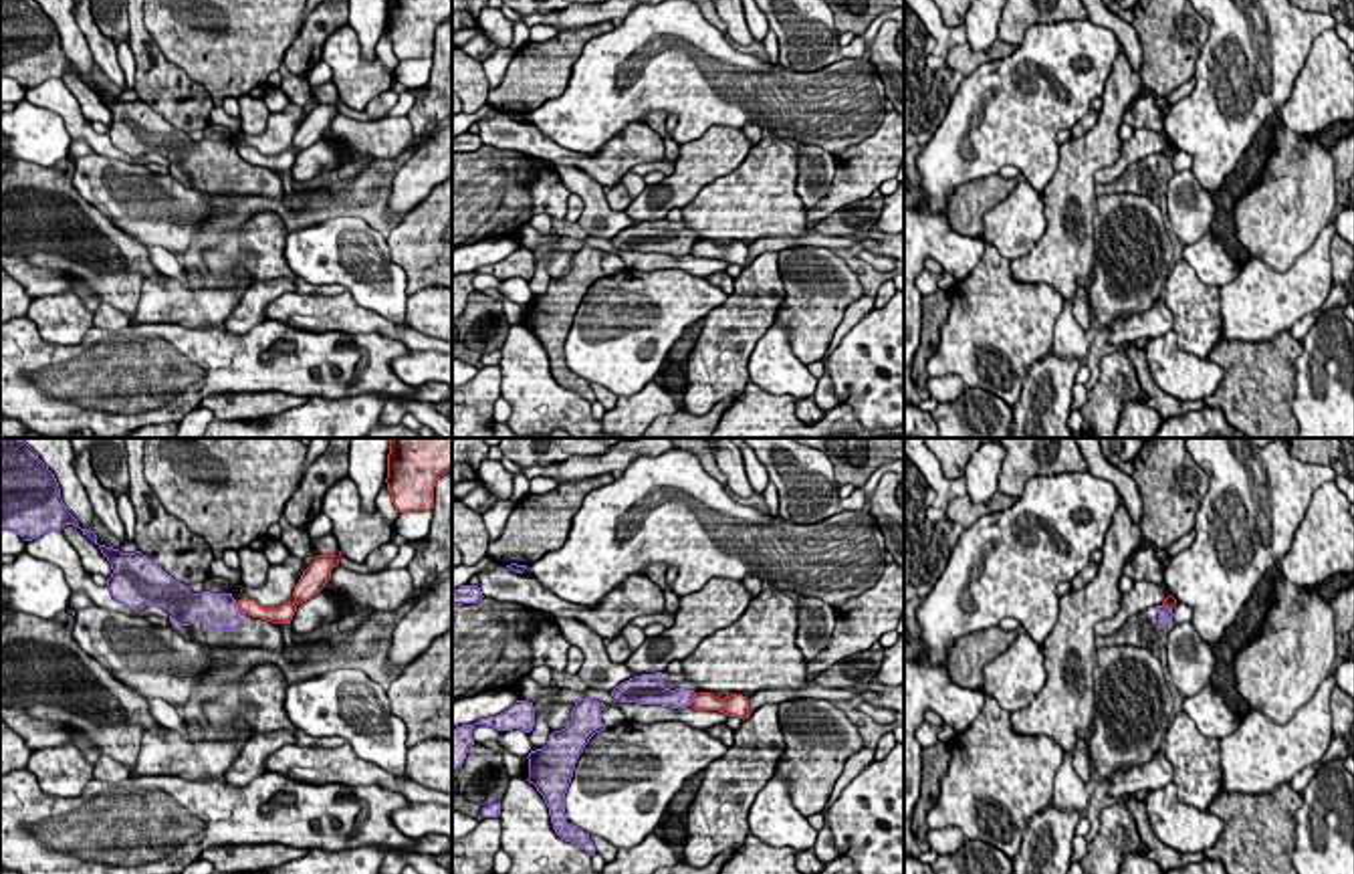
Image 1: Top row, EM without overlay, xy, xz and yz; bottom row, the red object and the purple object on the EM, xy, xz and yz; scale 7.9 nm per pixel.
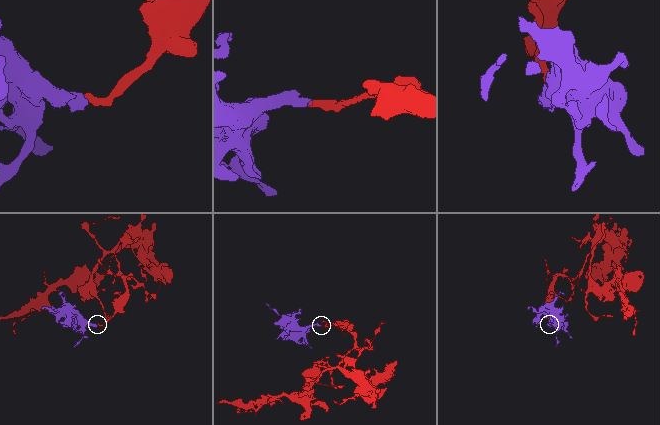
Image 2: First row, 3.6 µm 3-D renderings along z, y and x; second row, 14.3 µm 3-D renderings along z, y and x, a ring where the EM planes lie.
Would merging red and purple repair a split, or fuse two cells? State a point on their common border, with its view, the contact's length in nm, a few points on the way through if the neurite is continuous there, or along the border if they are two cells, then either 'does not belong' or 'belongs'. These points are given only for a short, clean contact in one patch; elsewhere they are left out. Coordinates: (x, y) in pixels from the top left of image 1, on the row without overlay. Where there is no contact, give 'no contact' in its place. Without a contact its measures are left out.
xy (239, 154) | 140 nm | along xy (235, 150), (245, 162) | does not belong

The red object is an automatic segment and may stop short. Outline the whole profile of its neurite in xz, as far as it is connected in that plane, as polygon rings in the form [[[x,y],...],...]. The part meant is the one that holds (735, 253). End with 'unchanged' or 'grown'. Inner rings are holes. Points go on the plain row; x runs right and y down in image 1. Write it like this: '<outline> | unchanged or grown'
[[[698,240],[694,242],[692,256],[696,258],[718,258],[728,264],[749,266],[749,246],[743,242],[730,242],[724,246],[714,244],[712,240]]] | unchanged

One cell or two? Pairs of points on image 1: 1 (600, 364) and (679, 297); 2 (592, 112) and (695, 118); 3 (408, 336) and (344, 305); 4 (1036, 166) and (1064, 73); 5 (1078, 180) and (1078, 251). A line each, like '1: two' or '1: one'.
1: one
2: one
3: one
4: one
5: one

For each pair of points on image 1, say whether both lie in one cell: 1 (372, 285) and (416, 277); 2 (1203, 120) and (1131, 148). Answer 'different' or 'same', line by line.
1: different
2: different

